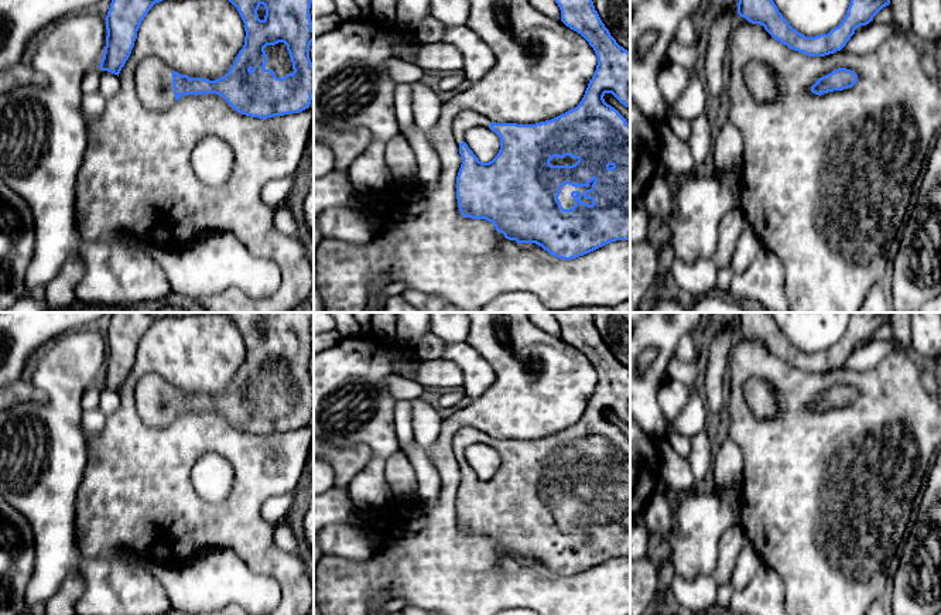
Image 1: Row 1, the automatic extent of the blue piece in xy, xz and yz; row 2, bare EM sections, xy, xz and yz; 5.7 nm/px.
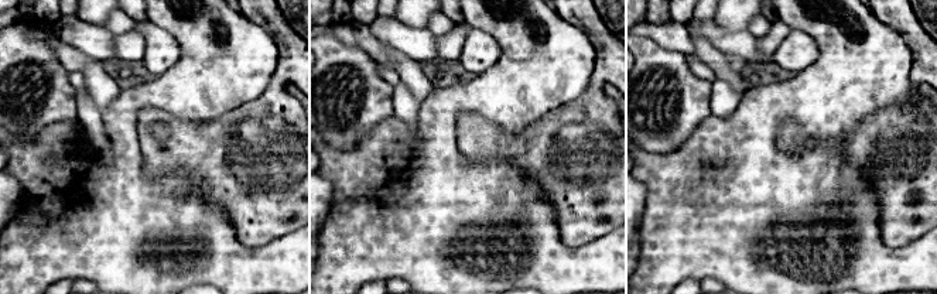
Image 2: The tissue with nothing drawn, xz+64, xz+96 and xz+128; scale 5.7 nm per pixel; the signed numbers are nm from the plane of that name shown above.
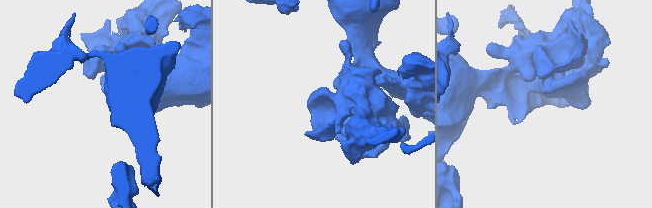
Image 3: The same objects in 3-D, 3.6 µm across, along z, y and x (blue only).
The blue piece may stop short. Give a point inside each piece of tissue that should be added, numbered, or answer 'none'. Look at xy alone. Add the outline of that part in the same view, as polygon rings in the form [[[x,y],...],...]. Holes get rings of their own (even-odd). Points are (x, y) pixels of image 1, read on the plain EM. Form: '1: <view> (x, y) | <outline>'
1: xy (279, 376) | [[[284,359],[276,362],[267,362],[264,365],[267,370],[266,386],[273,386],[277,394],[284,394],[287,390],[292,390],[292,379]]]
2: xy (153, 396) | [[[147,373],[134,389],[134,404],[148,427],[167,427],[175,420],[172,389],[158,373]]]

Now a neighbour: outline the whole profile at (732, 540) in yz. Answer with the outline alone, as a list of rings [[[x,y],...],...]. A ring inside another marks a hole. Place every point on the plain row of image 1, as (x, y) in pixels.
[[[739,522],[729,526],[722,533],[716,567],[711,575],[718,587],[729,584],[736,560],[745,543],[746,534]]]

